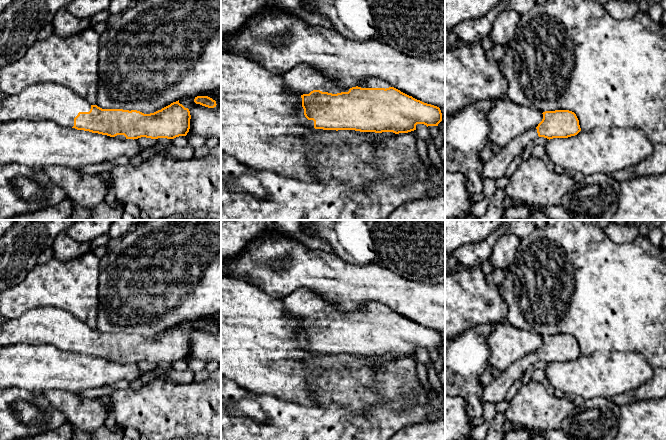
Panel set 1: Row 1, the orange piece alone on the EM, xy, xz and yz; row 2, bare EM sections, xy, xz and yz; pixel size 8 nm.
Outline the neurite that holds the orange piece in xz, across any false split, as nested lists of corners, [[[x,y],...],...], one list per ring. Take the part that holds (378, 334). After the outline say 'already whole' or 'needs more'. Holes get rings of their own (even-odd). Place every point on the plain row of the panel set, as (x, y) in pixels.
[[[300,288],[281,301],[288,313],[301,319],[304,339],[311,352],[399,358],[416,354],[417,348],[438,350],[442,345],[439,331],[417,324],[375,301],[368,301],[356,311],[341,313],[307,288]]]; needs more

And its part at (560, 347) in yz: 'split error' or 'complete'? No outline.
split error

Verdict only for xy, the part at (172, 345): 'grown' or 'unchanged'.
grown

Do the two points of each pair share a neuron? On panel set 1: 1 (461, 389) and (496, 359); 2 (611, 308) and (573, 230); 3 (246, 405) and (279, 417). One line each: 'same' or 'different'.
1: different
2: same
3: different

